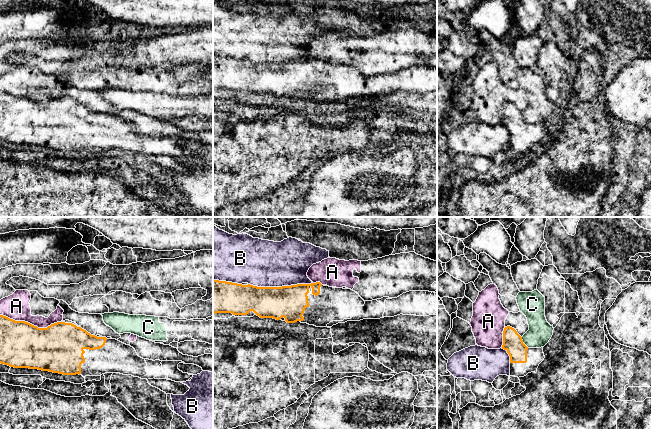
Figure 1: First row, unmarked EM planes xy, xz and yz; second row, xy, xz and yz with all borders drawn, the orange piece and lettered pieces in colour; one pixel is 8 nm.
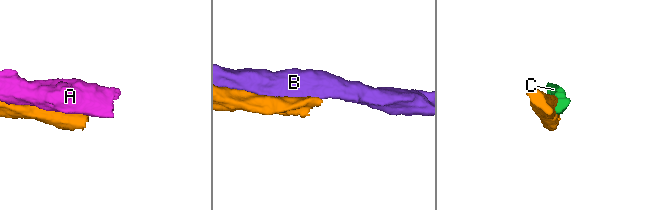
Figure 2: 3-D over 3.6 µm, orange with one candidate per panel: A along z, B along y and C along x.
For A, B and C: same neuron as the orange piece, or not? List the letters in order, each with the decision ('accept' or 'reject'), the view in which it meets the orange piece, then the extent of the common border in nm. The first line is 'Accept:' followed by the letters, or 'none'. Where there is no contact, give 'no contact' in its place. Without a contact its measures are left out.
Accept: none
A: reject | xy | 500 nm
B: reject | xz | 500 nm
C: reject | yz | 110 nm

